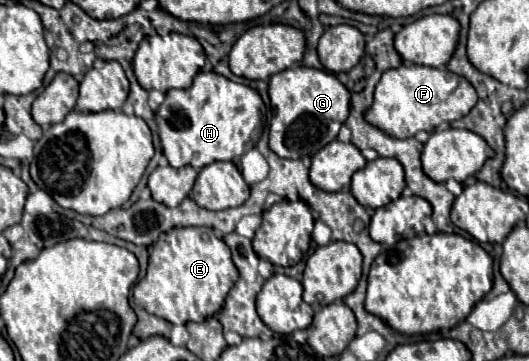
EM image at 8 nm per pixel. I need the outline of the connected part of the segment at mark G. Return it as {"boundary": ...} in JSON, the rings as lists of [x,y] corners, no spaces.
{"boundary":[[[294,66],[270,78],[270,104],[274,110],[270,122],[270,150],[280,158],[302,158],[316,154],[324,144],[336,140],[340,126],[348,118],[350,92],[340,80],[326,70]]]}

